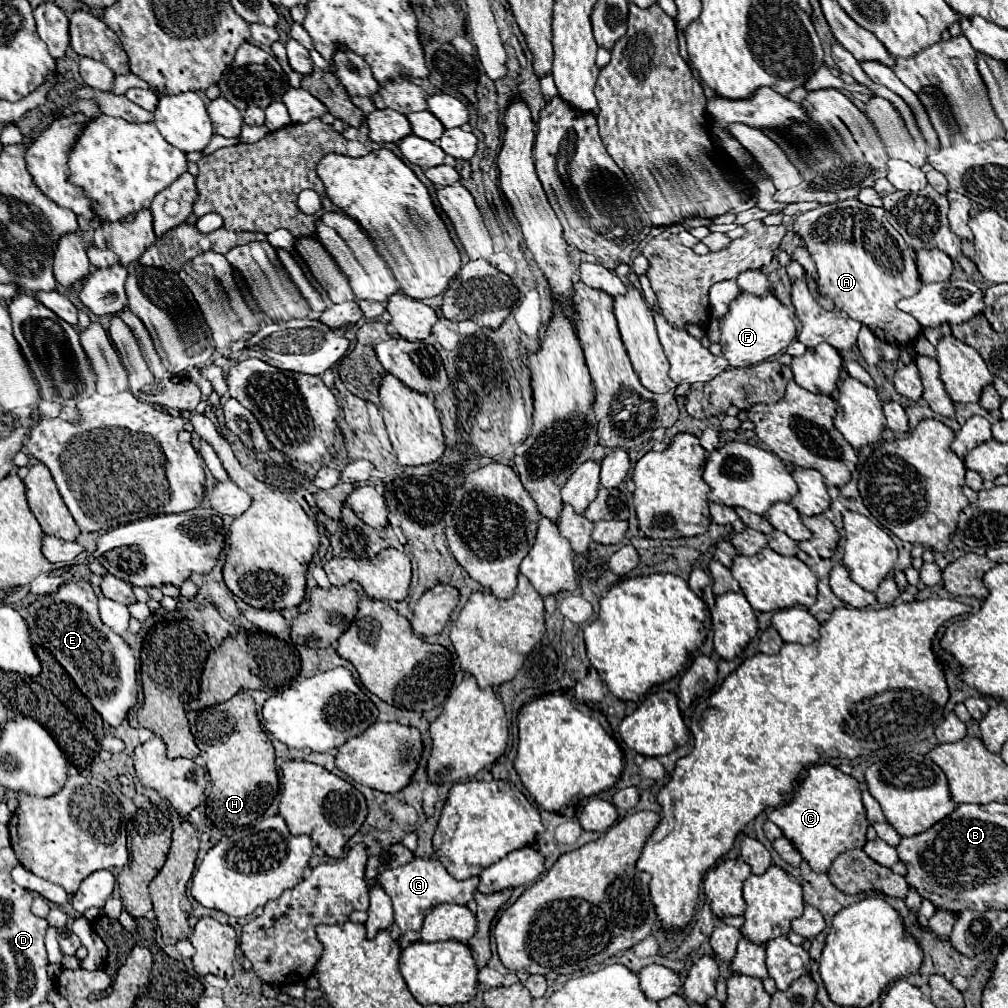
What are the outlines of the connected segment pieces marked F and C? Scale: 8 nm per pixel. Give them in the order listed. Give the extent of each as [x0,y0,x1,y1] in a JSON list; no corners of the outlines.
[[720,292,796,366],[768,764,866,872]]

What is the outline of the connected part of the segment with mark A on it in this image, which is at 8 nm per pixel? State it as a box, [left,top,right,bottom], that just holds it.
[794,198,922,346]

